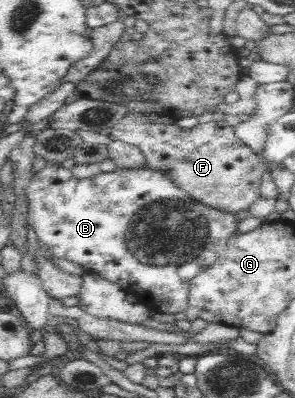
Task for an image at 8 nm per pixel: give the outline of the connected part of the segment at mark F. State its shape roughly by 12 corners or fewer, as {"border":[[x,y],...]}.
{"border":[[223,120],[151,122],[109,133],[193,199],[239,213],[265,163]]}

